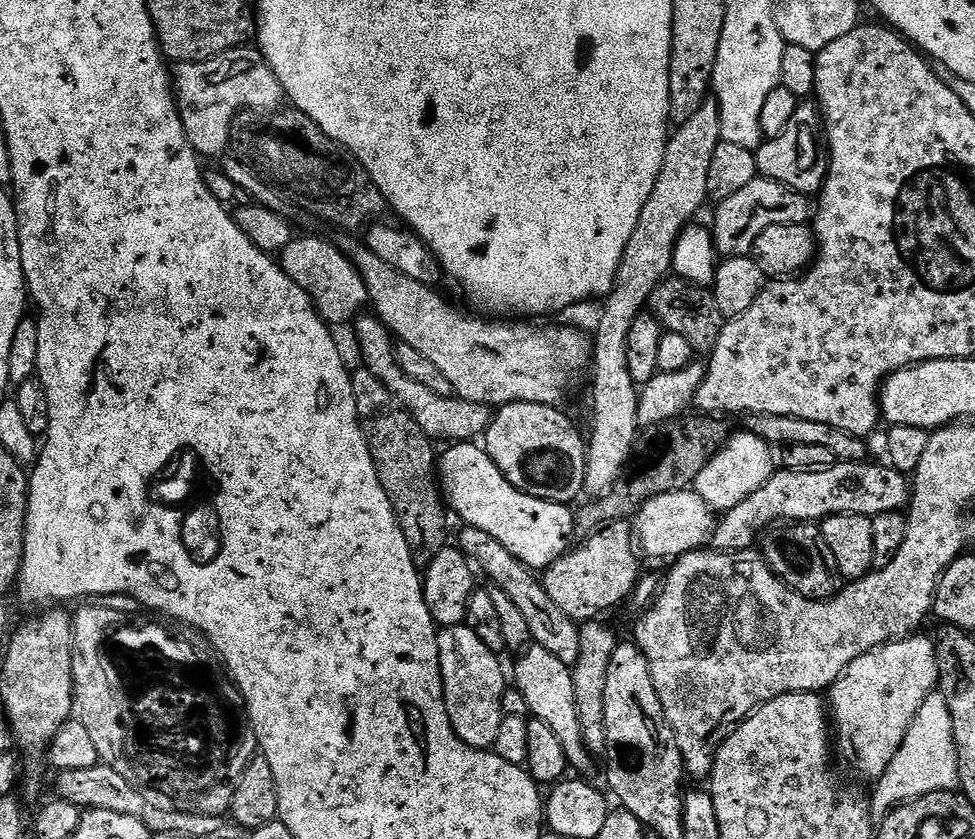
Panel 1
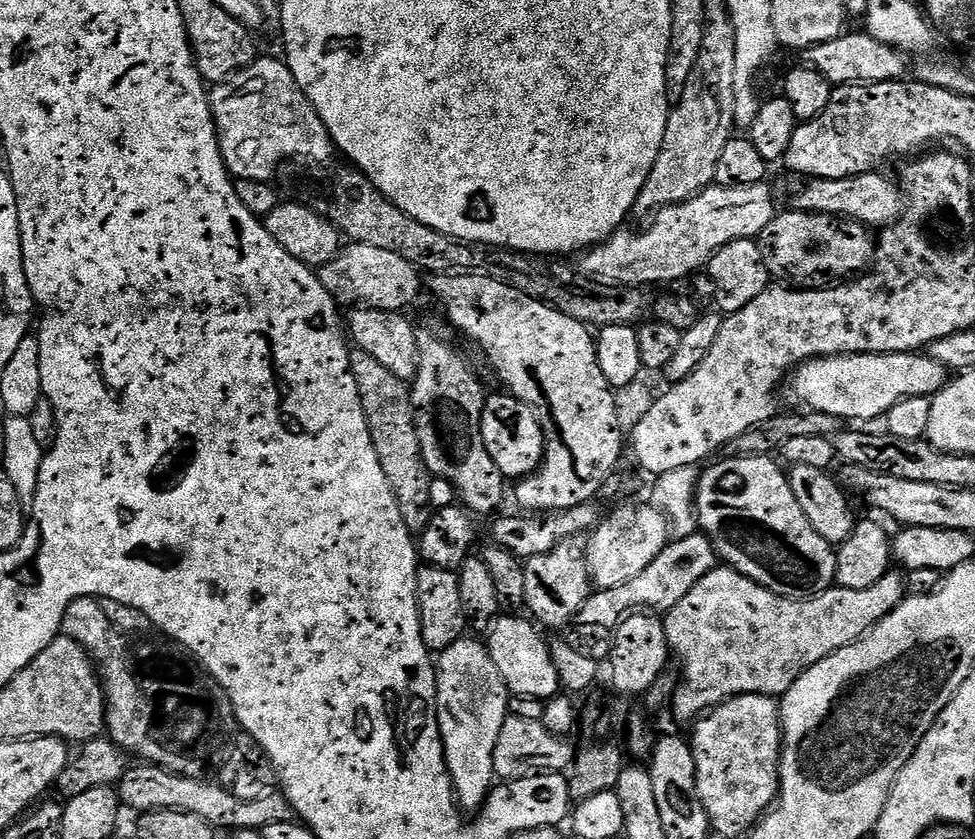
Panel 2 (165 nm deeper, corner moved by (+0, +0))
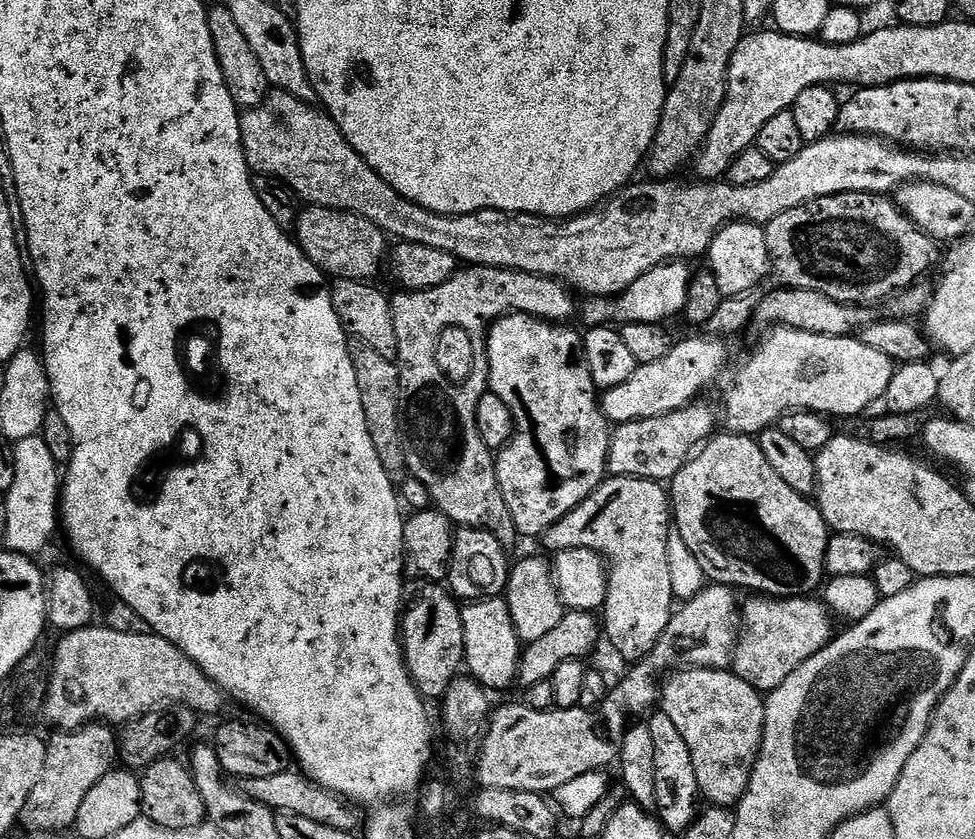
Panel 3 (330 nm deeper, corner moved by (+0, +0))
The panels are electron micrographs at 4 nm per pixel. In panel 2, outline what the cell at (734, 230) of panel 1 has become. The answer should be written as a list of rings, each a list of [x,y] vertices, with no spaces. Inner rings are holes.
[[[865,170],[850,178],[833,180],[812,180],[809,188],[804,188],[796,196],[795,211],[817,212],[837,218],[849,218],[865,226],[880,224],[887,226],[895,223],[902,212],[901,189],[880,170]]]

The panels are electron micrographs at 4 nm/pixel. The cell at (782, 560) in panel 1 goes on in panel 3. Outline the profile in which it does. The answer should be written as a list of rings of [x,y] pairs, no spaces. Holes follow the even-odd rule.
[[[735,434],[720,435],[713,435],[695,455],[685,460],[682,470],[678,470],[678,474],[670,482],[670,516],[674,521],[675,531],[680,533],[682,542],[686,542],[686,546],[690,546],[690,554],[694,554],[694,558],[698,558],[698,566],[702,566],[705,577],[711,583],[725,584],[733,590],[749,588],[749,593],[763,594],[773,598],[808,596],[815,593],[812,591],[816,587],[817,591],[826,580],[824,559],[826,558],[826,546],[830,535],[829,526],[822,518],[820,509],[809,497],[798,494],[798,490],[794,490],[792,487],[786,486],[786,482],[782,482],[778,470],[774,470],[774,466],[770,466],[770,462],[766,462],[766,454],[762,454],[759,443],[753,437]]]

